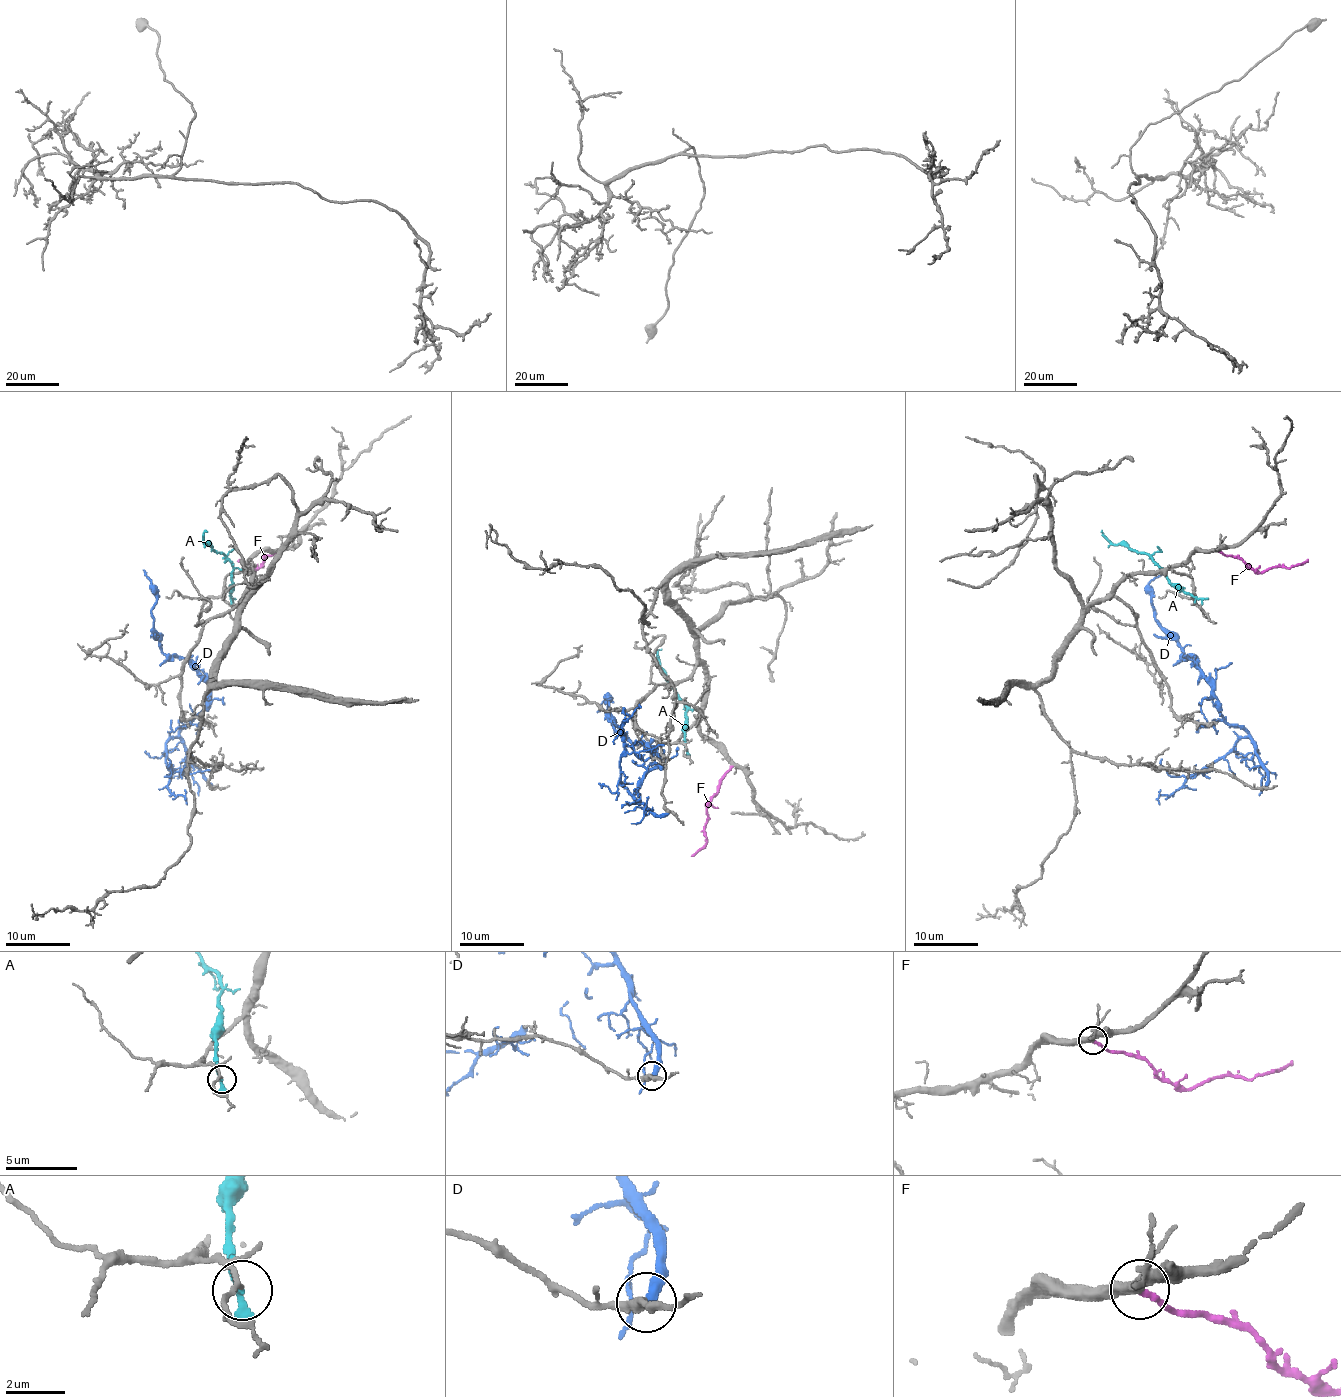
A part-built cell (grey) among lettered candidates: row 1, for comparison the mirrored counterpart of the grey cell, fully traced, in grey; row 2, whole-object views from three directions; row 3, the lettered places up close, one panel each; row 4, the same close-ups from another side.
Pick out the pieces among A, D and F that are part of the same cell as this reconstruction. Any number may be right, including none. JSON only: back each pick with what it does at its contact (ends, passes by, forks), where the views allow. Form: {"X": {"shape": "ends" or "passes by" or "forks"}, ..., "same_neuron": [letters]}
{"F": {"shape": "ends"}, "same_neuron": ["F"]}

